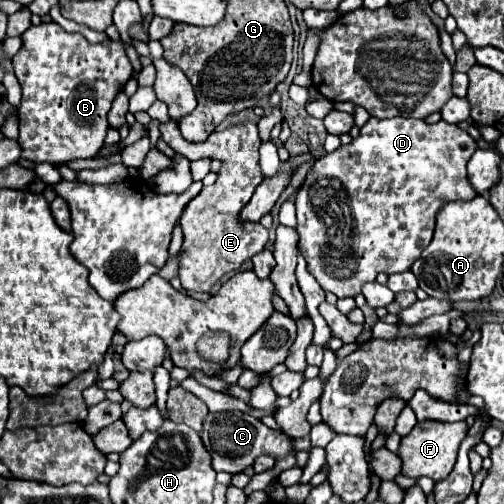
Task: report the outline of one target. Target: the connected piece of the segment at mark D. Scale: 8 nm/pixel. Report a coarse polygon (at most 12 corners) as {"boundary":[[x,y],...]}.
{"boundary":[[370,118],[296,194],[322,290],[410,270],[472,200],[456,124]]}

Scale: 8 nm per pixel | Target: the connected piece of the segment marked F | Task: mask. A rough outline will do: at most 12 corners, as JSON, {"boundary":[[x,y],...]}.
{"boundary":[[426,420],[402,438],[402,474],[444,480],[466,422]]}

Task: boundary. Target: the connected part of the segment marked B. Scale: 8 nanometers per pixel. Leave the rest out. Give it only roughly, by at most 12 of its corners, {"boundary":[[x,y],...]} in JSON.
{"boundary":[[30,26],[12,58],[22,158],[96,158],[124,42]]}

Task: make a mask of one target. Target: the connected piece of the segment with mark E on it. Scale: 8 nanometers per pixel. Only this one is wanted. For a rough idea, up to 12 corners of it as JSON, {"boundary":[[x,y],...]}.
{"boundary":[[256,122],[194,144],[160,136],[190,160],[222,162],[184,208],[182,288],[208,292],[262,252],[268,230],[240,222],[264,178]]}

